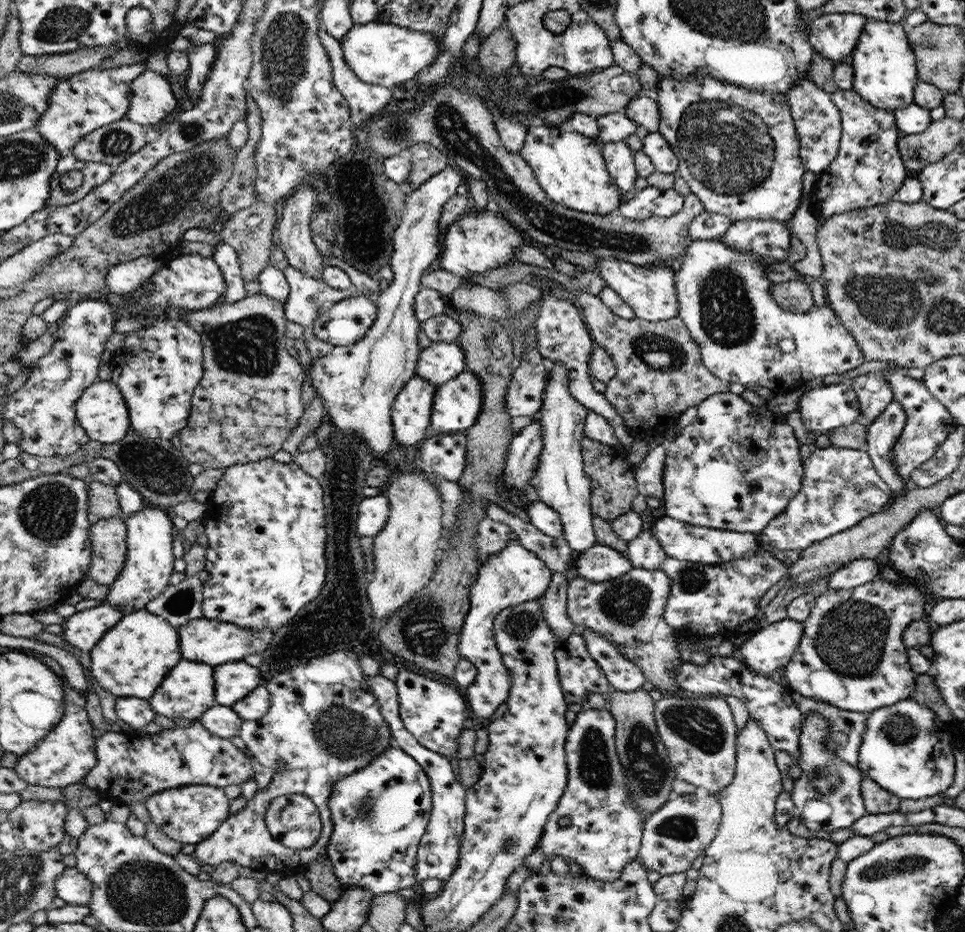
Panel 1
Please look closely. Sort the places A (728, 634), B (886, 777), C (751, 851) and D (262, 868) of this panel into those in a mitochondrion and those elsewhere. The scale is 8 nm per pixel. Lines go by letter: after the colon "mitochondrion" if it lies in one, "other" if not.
A: other
B: other
C: other
D: other

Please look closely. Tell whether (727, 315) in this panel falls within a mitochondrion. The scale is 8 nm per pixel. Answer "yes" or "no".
yes

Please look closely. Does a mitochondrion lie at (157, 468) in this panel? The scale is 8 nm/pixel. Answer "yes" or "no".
yes

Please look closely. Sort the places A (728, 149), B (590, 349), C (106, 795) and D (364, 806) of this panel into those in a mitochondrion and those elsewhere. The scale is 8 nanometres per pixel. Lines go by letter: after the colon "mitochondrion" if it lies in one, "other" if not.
A: mitochondrion
B: other
C: other
D: mitochondrion

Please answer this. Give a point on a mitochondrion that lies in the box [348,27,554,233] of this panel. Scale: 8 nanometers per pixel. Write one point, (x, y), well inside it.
(399, 131)

